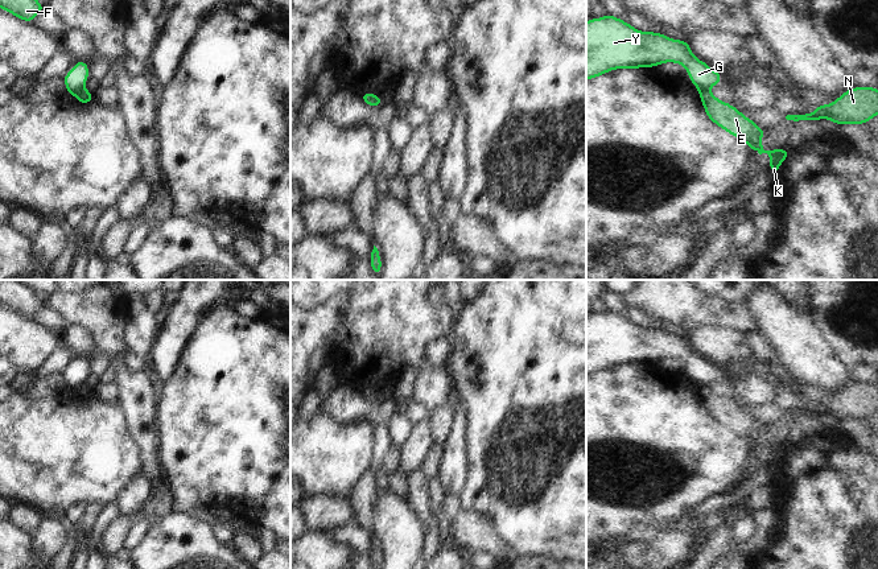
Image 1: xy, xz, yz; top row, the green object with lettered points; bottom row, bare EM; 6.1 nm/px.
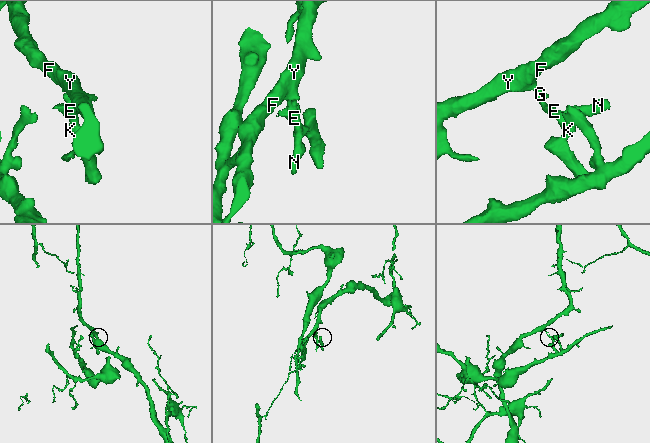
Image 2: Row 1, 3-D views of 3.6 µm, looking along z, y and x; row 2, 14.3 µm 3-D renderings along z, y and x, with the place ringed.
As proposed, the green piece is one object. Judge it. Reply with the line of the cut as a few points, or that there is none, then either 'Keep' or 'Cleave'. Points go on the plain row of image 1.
Split along xy (82, 382), (74, 390). Cleave

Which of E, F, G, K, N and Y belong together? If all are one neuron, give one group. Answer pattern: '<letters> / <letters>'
E K N / F G Y

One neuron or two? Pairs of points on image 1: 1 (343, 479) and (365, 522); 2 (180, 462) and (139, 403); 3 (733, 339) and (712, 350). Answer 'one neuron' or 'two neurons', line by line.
1: two neurons
2: two neurons
3: one neuron

